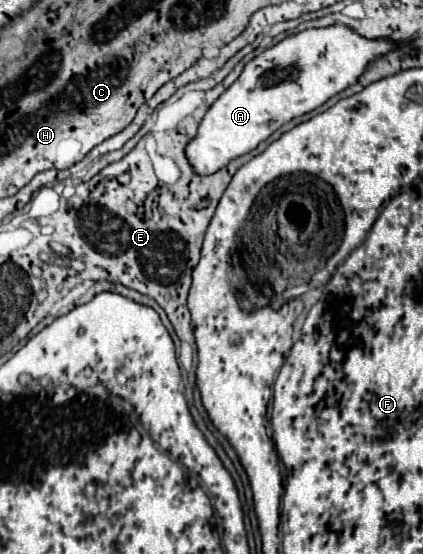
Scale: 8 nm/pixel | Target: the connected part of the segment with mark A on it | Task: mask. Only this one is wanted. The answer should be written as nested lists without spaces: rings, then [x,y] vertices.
[[[335,24],[309,28],[283,38],[249,60],[241,76],[211,104],[199,124],[197,136],[187,144],[185,156],[199,176],[215,174],[231,160],[255,150],[291,118],[307,114],[331,96],[355,84],[367,66],[391,52],[391,38],[365,38],[353,28]]]

